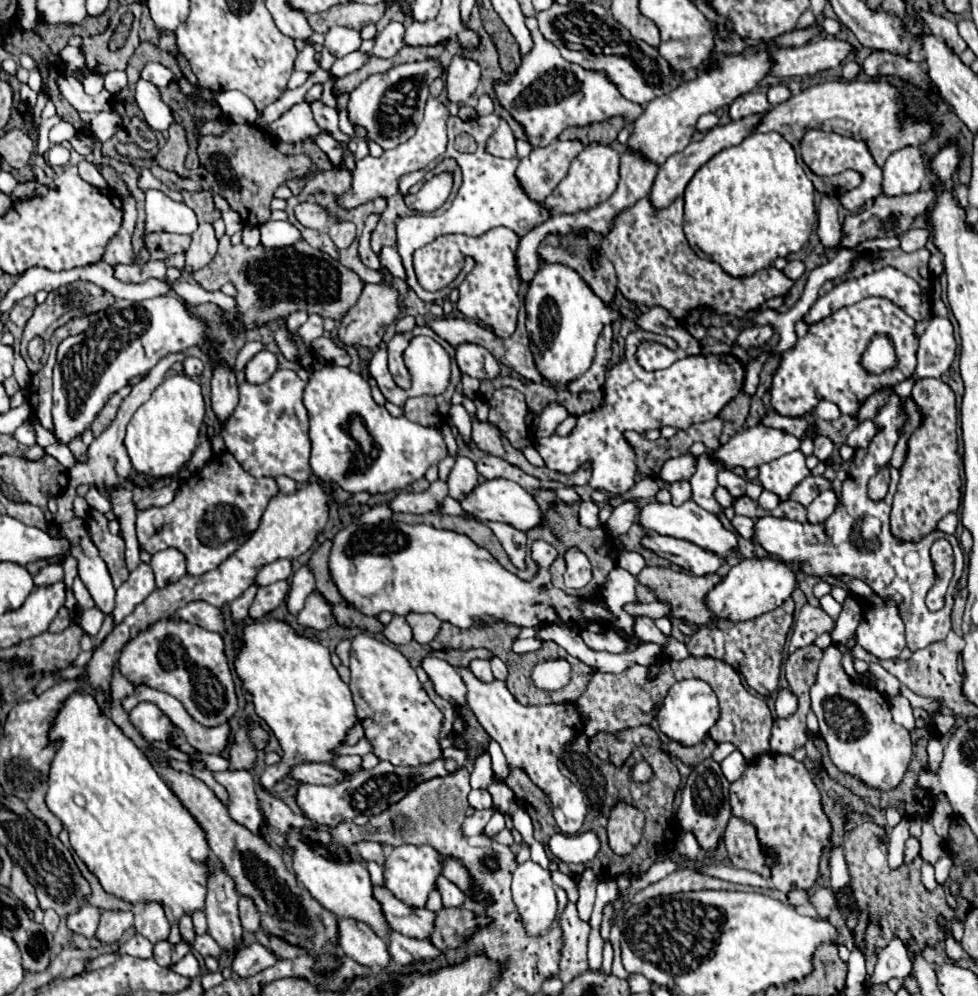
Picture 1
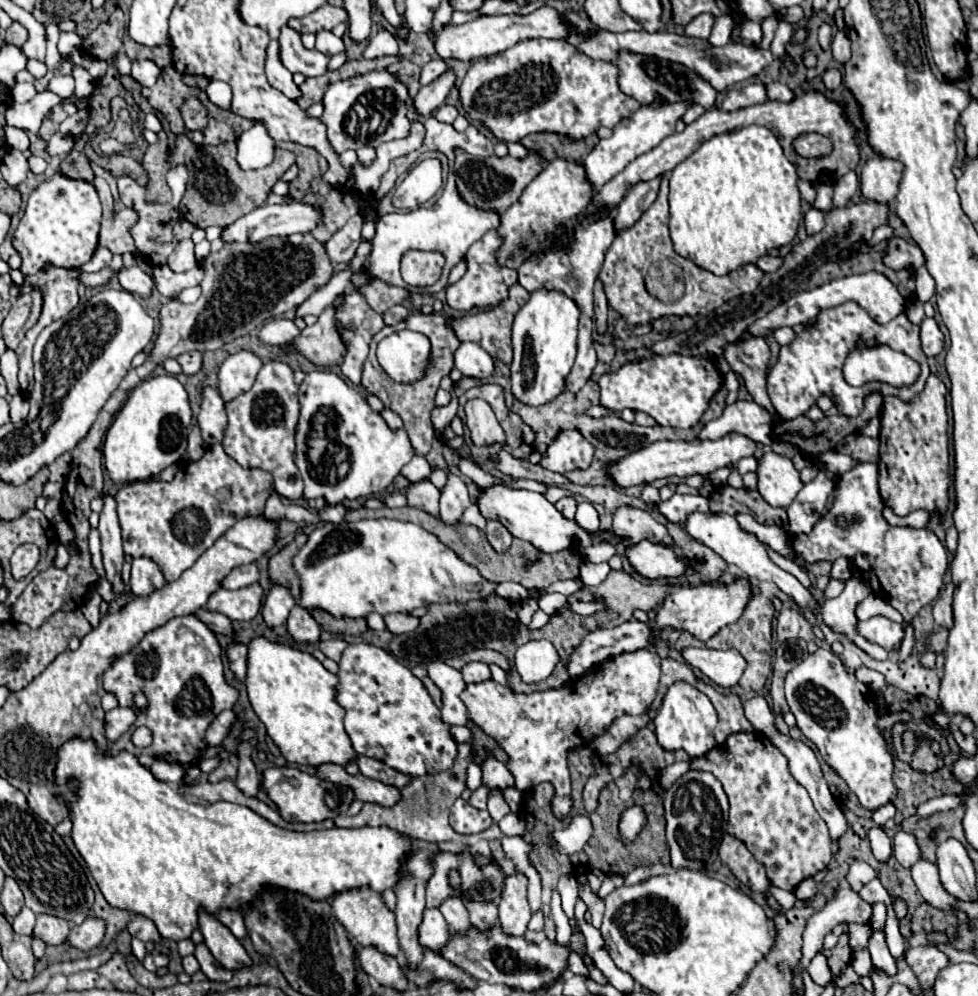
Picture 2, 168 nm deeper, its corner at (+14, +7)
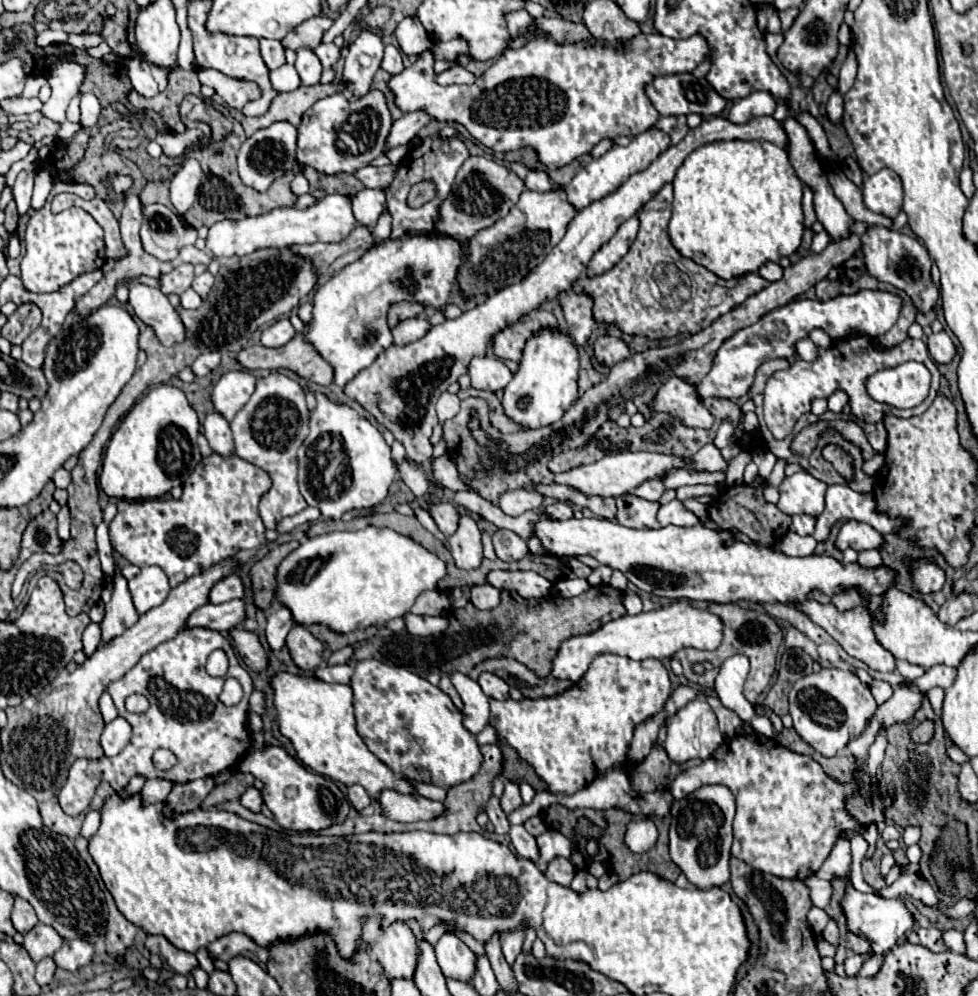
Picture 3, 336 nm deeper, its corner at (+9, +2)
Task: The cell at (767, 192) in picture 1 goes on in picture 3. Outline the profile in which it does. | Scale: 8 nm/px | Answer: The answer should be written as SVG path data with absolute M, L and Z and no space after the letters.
M732 140L732 142L712 142L712 144L704 144L698 150L694 150L684 164L678 168L676 178L674 178L674 204L672 204L672 218L670 218L670 238L674 248L686 256L692 258L696 264L708 268L710 272L714 272L716 276L728 280L728 278L736 278L748 272L756 272L764 262L776 262L784 256L790 256L796 252L796 248L802 242L802 232L804 232L804 214L802 214L802 188L804 184L800 182L800 178L796 176L790 160L788 160L788 152L782 150L780 146L772 144L772 142L744 142L744 140Z

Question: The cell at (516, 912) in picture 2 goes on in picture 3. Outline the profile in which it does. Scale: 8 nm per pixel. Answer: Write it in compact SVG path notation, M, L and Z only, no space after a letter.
M514 930L514 932L508 932L504 942L502 942L502 952L504 952L504 958L506 962L512 966L514 964L514 958L520 954L522 950L522 942L524 942L524 930Z

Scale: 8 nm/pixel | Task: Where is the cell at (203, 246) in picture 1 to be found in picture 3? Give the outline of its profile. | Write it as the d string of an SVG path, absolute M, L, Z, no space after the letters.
M182 264L178 268L174 268L172 272L168 272L166 276L160 278L160 292L162 294L176 294L180 296L182 292L186 292L192 286L194 280L194 266L192 264Z

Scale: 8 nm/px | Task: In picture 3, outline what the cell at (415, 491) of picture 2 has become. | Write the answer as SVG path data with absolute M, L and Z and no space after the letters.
M436 502L430 506L430 516L436 520L438 528L450 536L454 534L454 530L458 528L458 510L454 504L444 504L444 502Z

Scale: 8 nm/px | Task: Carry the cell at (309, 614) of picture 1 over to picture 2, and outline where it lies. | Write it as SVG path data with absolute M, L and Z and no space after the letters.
M295 605L291 609L289 619L287 619L287 631L299 643L315 643L319 641L319 635L321 635L321 627L311 617L311 613L301 605Z

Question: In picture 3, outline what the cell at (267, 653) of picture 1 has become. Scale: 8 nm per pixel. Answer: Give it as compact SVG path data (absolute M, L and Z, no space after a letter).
M288 672L276 674L272 680L274 704L278 710L280 732L290 738L302 764L316 774L328 776L334 782L346 786L360 784L366 788L372 800L378 800L384 790L396 790L400 794L416 794L414 784L408 778L394 774L382 760L378 760L356 730L352 688L344 684L326 684L314 676L294 676Z

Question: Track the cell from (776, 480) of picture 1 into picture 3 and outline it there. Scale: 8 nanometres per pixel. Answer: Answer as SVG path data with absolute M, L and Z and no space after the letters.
M796 472L780 484L778 508L788 516L808 514L818 518L824 510L826 488L828 486L822 480L816 480L812 474Z

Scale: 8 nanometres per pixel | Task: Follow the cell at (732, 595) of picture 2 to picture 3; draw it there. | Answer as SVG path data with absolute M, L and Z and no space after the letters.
M672 602L666 608L658 608L652 612L640 612L636 616L622 616L618 620L612 620L594 634L582 634L568 638L558 648L558 654L552 662L552 676L560 680L572 680L578 682L592 660L598 654L618 654L628 656L632 660L646 660L646 658L670 658L682 648L698 648L698 650L716 650L722 640L722 622L718 616L714 616L708 610L694 608L688 602Z

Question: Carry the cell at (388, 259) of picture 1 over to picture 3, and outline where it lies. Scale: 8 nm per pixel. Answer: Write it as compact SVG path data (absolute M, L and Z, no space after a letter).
M364 188L352 198L354 216L364 226L374 226L380 212L384 210L384 206L386 206L384 190L368 190L368 188Z

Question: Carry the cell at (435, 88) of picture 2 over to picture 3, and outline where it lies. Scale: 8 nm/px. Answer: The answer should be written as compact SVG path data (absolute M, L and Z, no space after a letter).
M412 112L412 114L404 114L400 120L396 120L390 128L390 134L386 138L386 150L398 148L408 144L422 126L426 126L432 118L426 112Z

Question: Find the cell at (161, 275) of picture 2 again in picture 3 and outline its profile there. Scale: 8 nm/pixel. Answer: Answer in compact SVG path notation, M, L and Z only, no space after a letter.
M206 270L202 273L202 276L198 276L196 280L194 280L194 290L200 295L202 299L206 299L208 297L208 292L210 292L210 288L214 285L214 276Z

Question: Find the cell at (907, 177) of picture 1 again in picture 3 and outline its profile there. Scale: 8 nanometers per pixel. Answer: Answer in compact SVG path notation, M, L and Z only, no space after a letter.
M882 168L874 176L866 178L864 186L864 206L872 212L896 218L902 210L902 182L896 172Z

